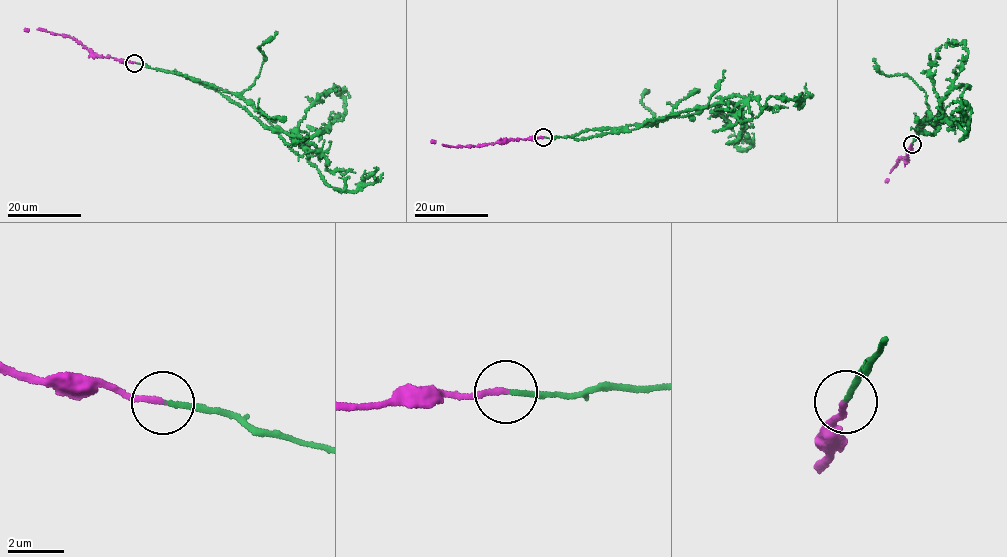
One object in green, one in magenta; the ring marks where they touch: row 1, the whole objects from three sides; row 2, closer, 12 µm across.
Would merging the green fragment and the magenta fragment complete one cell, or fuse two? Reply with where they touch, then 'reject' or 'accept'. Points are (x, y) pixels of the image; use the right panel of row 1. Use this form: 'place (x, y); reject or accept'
place (912, 144); accept

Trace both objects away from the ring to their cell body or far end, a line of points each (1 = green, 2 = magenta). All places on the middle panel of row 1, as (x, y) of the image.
1: (544, 137), (581, 140), (721, 103), (743, 121), (757, 116), (772, 96), (795, 99), (800, 107), (801, 93)
2: (544, 137), (452, 147), (431, 142)

